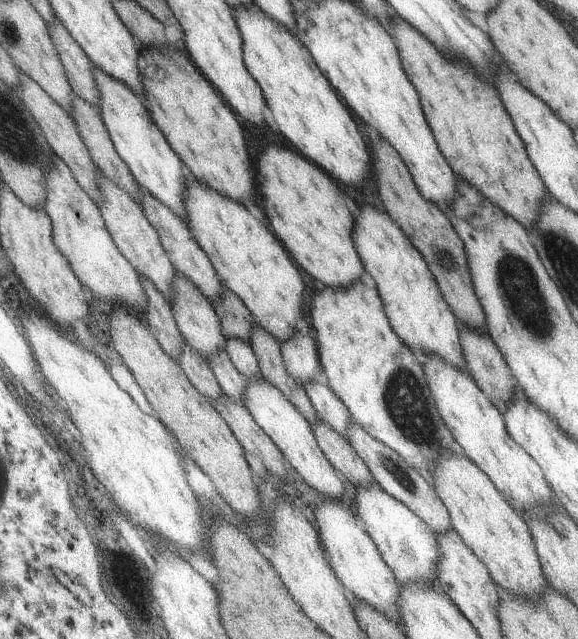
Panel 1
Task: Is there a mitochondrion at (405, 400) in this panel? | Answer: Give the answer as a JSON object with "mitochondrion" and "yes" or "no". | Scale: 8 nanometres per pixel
{"mitochondrion":"yes"}

